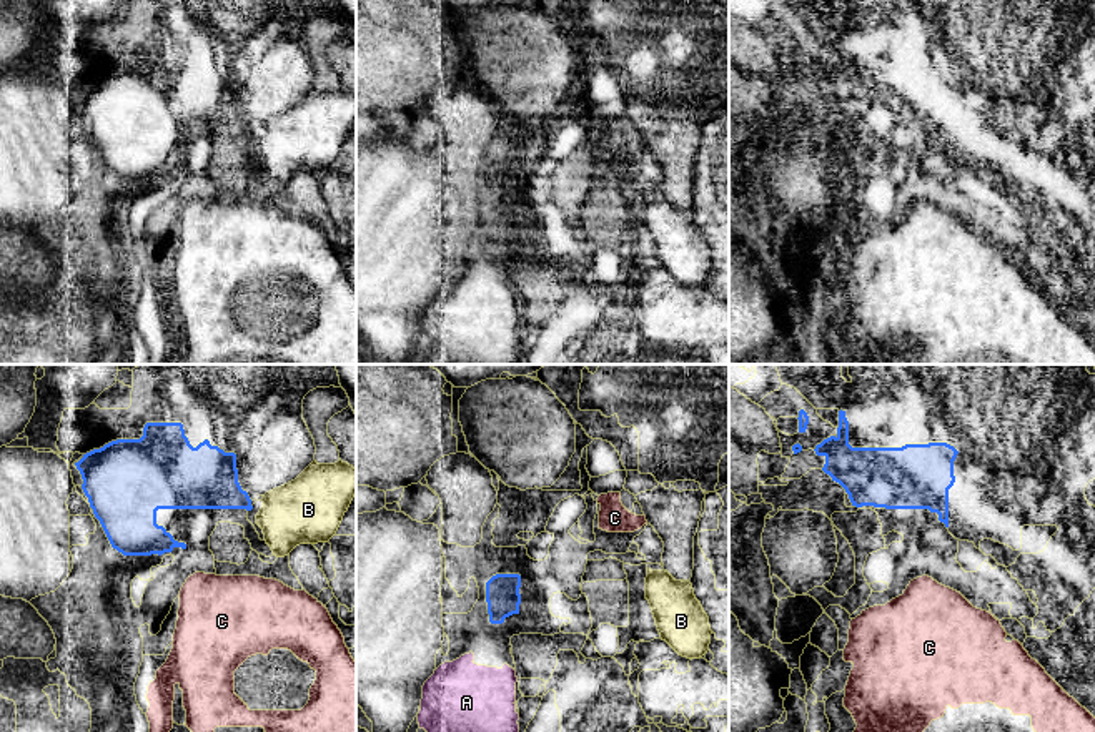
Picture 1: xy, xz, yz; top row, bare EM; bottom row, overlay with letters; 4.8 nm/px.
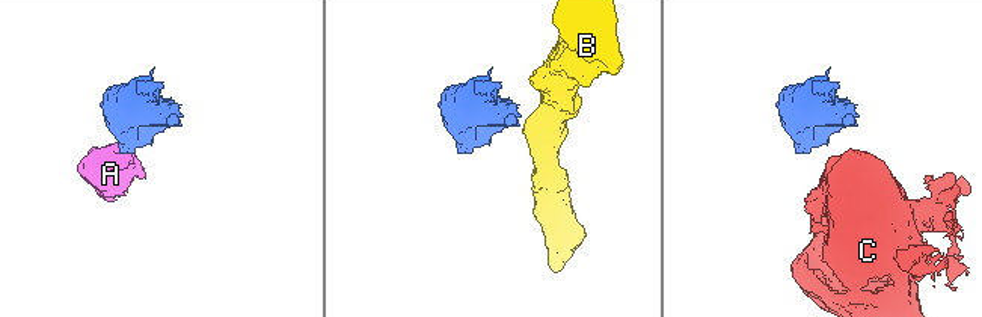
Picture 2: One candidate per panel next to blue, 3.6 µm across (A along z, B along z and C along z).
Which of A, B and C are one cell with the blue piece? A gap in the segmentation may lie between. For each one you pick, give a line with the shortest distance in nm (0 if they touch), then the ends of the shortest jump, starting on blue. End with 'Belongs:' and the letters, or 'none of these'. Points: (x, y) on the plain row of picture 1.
A: 170 nm apart; from blue across xz (491, 250), (471, 280)
Belongs: A

